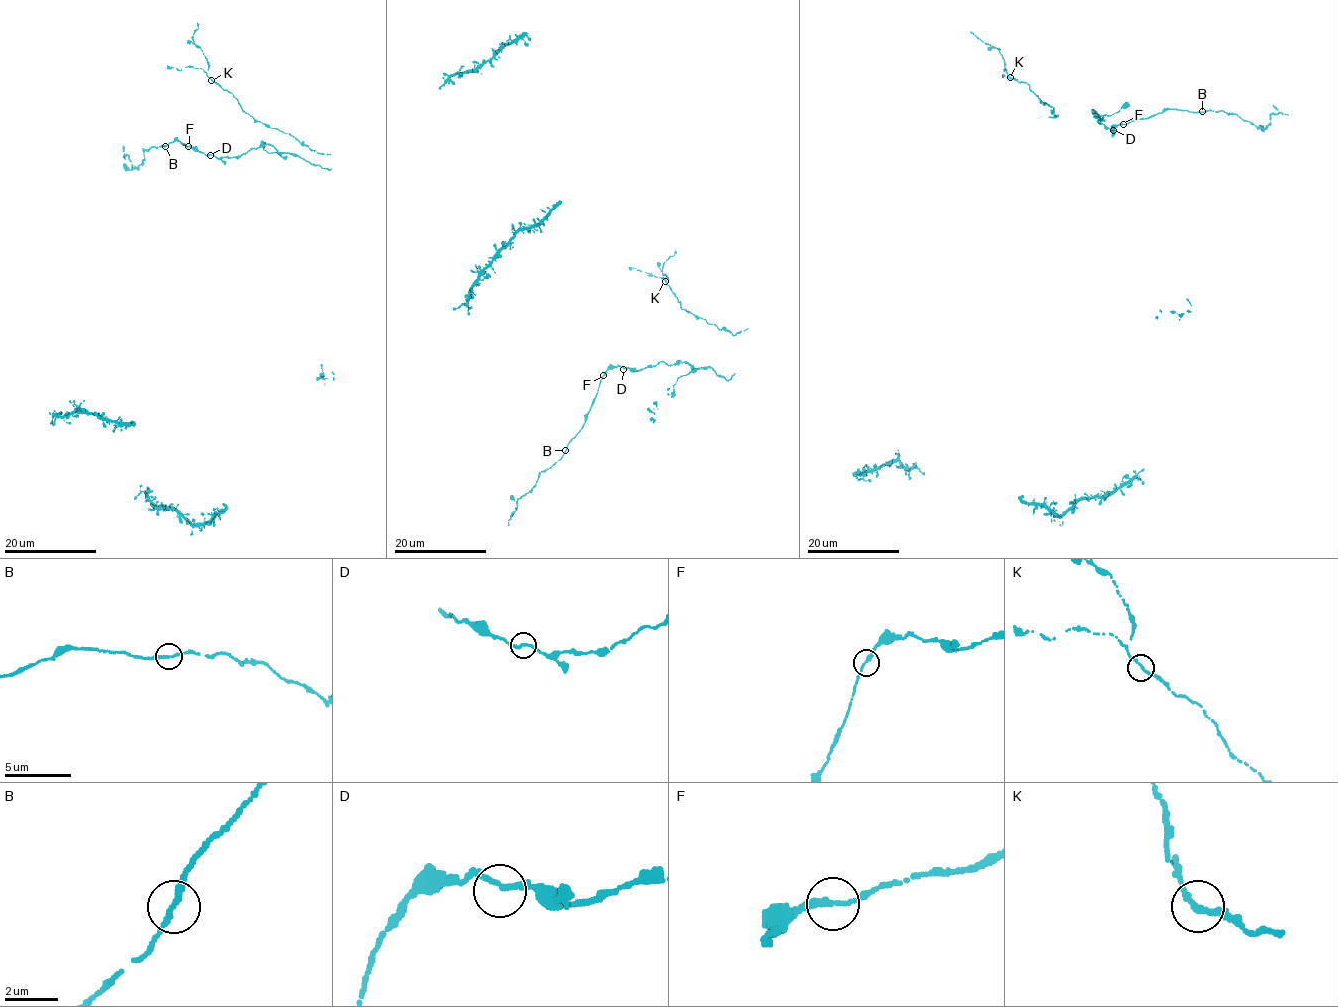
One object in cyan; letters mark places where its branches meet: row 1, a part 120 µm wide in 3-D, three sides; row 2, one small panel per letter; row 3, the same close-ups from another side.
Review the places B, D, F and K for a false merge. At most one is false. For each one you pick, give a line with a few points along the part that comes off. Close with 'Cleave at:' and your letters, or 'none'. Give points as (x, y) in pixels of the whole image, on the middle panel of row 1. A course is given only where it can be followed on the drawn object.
Cleave at: none

